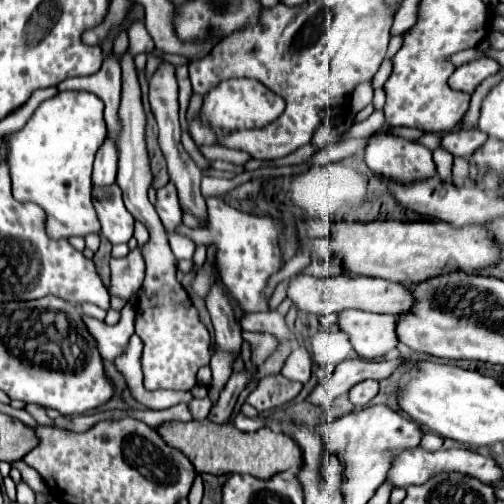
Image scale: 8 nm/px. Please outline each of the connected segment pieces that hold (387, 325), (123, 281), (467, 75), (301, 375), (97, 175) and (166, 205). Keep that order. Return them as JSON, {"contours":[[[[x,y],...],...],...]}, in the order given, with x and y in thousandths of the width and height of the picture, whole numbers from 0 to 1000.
{"contours":[[[[683,615],[671,623],[671,647],[690,663],[698,690],[714,710],[758,710],[790,687],[782,631],[770,623]]],[[[262,496],[246,512],[218,516],[218,567],[214,579],[230,591],[258,595],[262,583],[270,583],[286,556],[286,516],[278,508],[278,496]]],[[[952,115],[952,119],[937,119],[929,127],[909,131],[897,151],[889,155],[889,171],[901,179],[917,179],[917,183],[937,183],[960,155],[984,147],[992,139],[992,127],[976,115]]],[[[587,687],[560,730],[560,746],[571,754],[587,754],[587,758],[603,762],[615,754],[615,730],[619,730],[615,702],[607,698],[607,690]]],[[[206,278],[198,298],[190,302],[187,317],[187,345],[183,361],[187,369],[206,369],[230,361],[230,333],[234,333],[234,302],[222,278]]],[[[333,361],[325,373],[310,381],[310,421],[333,460],[341,460],[357,440],[361,440],[361,417],[353,405],[349,373],[341,361]]]]}

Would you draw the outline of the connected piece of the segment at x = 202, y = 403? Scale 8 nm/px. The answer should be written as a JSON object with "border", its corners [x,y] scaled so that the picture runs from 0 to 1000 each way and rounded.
{"border":[[[413,786],[401,792],[383,790],[375,798],[375,810],[385,833],[407,831],[413,825],[419,808],[421,808],[421,800],[413,790]]]}

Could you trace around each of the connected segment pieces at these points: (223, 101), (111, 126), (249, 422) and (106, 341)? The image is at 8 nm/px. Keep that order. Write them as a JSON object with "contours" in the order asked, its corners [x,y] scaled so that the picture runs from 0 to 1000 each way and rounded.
{"contours":[[[[500,155],[440,159],[429,175],[421,175],[421,183],[413,183],[413,190],[405,190],[397,226],[373,242],[373,258],[393,290],[433,290],[440,258],[468,262],[492,254],[520,254],[544,242],[563,222],[563,210],[567,202],[540,179],[524,175],[524,167],[516,167],[512,159]]],[[[210,107],[202,135],[183,151],[159,151],[159,155],[135,155],[115,167],[115,179],[171,179],[187,183],[202,202],[210,206],[206,238],[210,250],[230,278],[238,246],[234,246],[234,210],[238,210],[238,175],[242,175],[242,143],[234,111]]],[[[472,817],[468,825],[464,825],[464,845],[472,849],[472,853],[492,853],[492,857],[500,857],[500,853],[508,853],[508,849],[520,849],[524,841],[516,841],[512,833],[500,833],[500,829],[492,829],[492,825],[484,825],[480,817]]],[[[254,599],[242,611],[238,639],[226,647],[214,647],[190,631],[167,627],[167,643],[175,659],[183,659],[183,671],[190,675],[190,690],[206,714],[226,714],[234,702],[246,698],[254,671],[266,663],[266,607]]]]}

